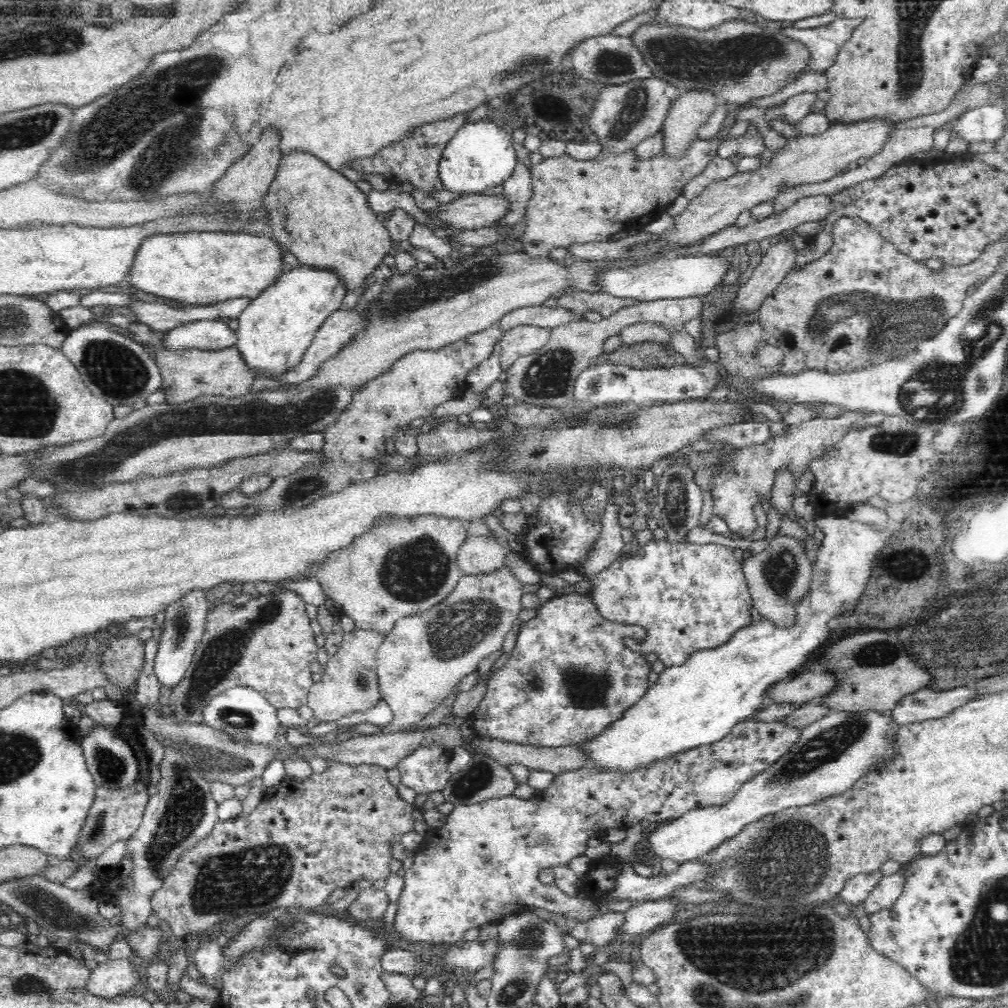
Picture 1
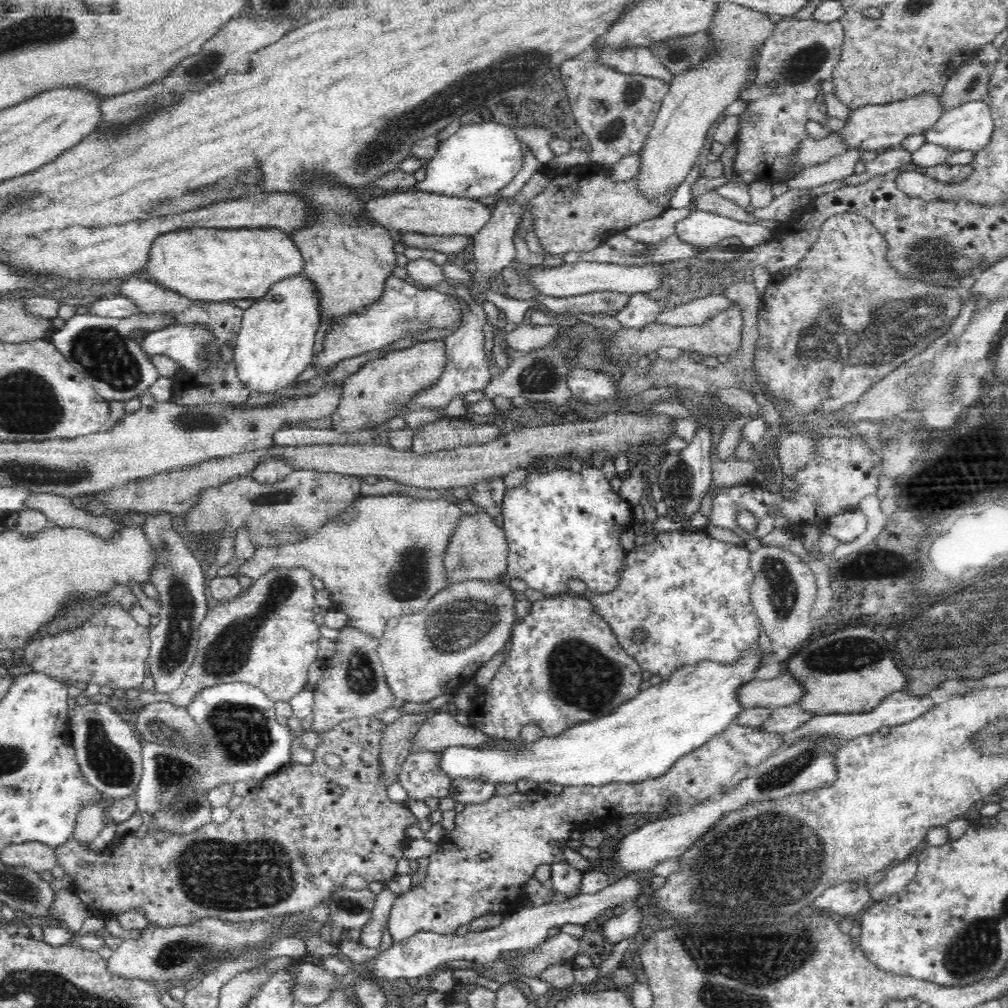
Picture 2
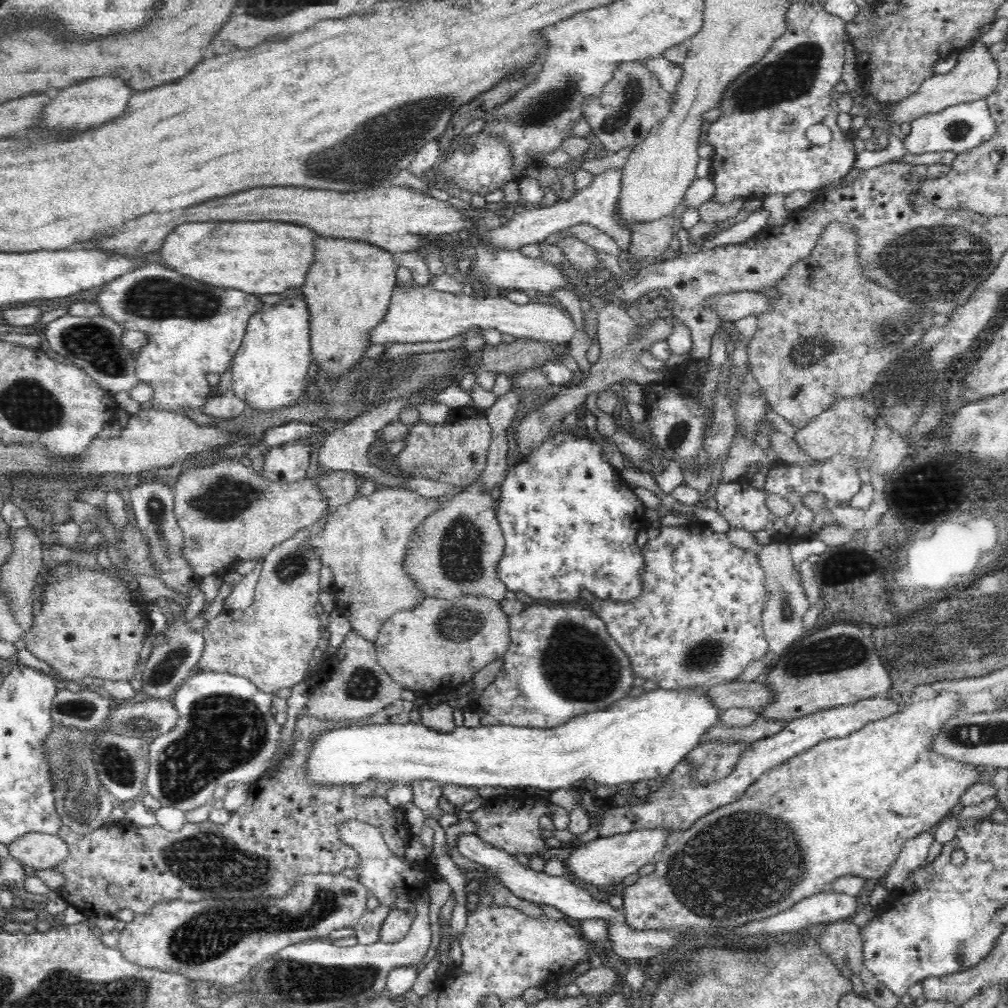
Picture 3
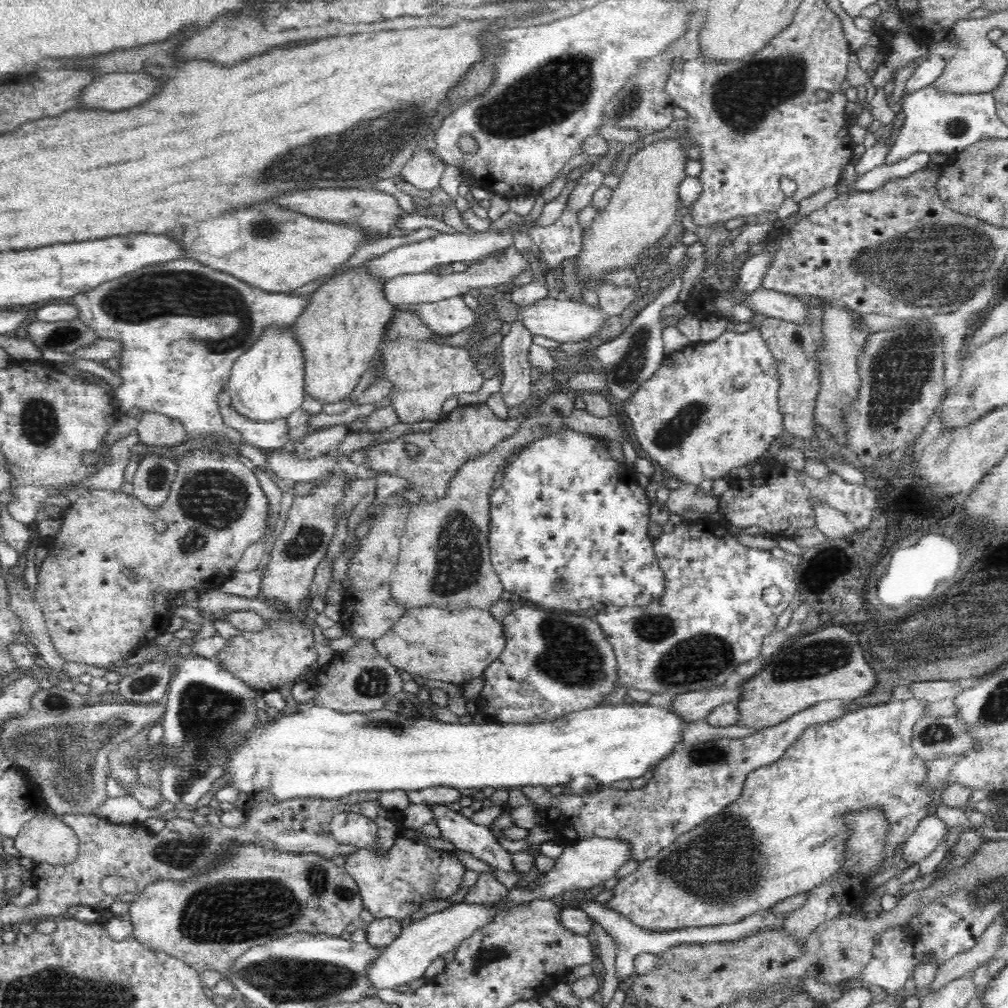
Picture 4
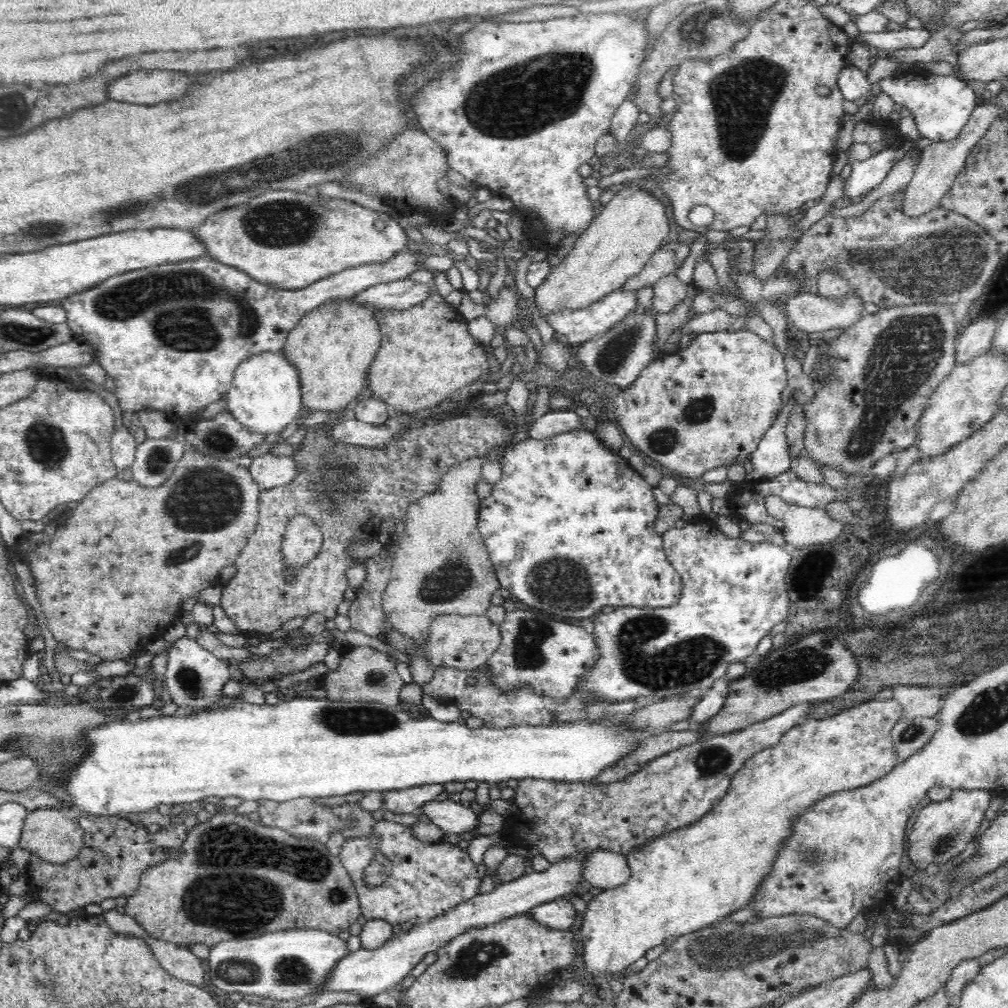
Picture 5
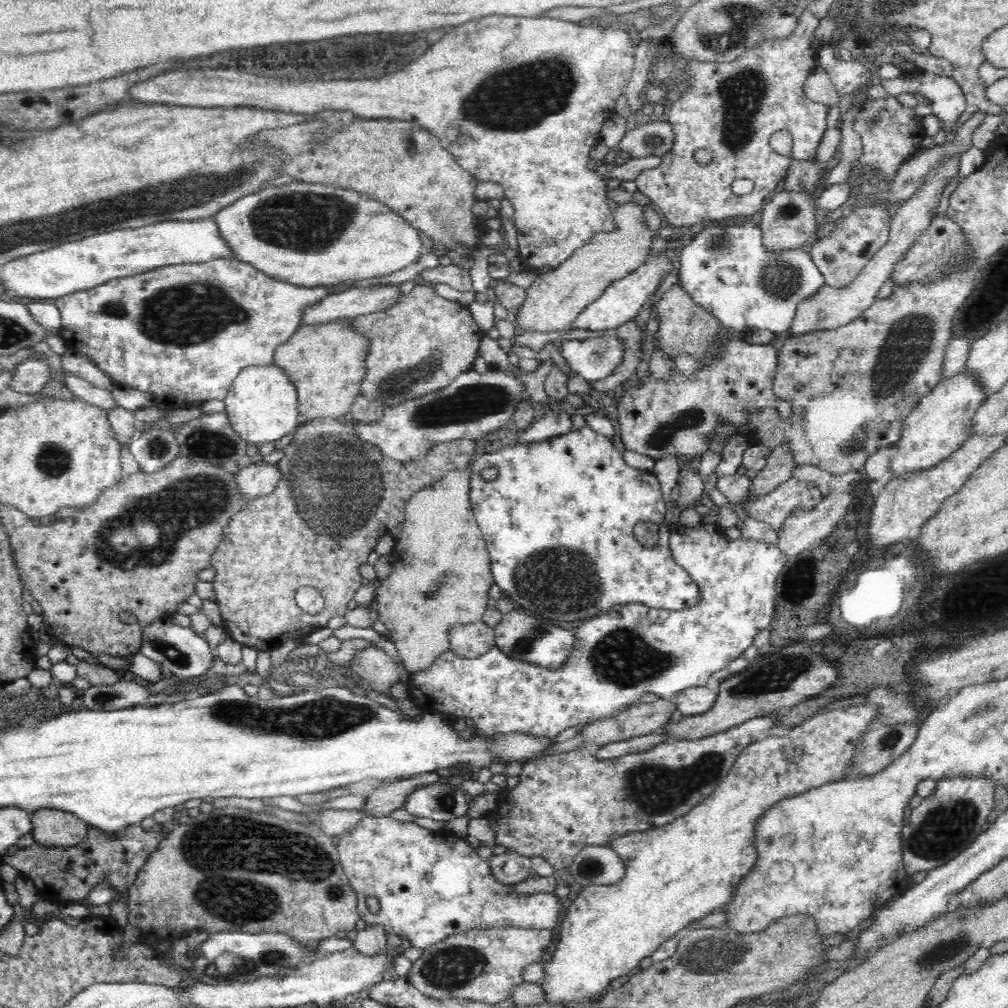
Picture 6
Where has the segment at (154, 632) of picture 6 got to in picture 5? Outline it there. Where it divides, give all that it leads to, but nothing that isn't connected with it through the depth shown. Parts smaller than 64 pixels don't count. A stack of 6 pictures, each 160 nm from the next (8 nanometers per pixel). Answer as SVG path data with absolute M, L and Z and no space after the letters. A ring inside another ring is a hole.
M182 636L168 644L162 638L147 644L145 651L155 656L160 656L162 652L166 654L167 667L164 679L169 692L167 700L179 706L178 713L189 715L230 703L230 699L222 695L221 691L224 684L231 678L229 663L204 649L196 639Z

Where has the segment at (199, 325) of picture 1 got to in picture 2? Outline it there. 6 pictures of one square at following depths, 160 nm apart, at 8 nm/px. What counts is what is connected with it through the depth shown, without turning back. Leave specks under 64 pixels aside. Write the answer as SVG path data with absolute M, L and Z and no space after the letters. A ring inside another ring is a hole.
M174 324L149 330L139 345L148 355L166 355L180 363L185 370L199 373L205 371L200 350L214 343L212 333L199 324Z

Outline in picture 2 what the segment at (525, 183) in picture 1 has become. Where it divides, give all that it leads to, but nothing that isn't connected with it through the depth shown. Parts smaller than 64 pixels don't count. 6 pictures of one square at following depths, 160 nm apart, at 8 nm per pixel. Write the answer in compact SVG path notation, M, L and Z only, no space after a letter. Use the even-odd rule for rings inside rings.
M513 198L507 201L502 201L492 212L490 220L486 223L480 232L473 234L473 252L475 261L472 265L472 279L473 283L470 292L474 298L486 302L486 293L490 290L488 288L488 280L490 276L498 276L501 270L504 270L508 264L514 260L516 251L512 238L516 232L516 226L521 222L522 213L524 212L525 205L520 203L513 203Z

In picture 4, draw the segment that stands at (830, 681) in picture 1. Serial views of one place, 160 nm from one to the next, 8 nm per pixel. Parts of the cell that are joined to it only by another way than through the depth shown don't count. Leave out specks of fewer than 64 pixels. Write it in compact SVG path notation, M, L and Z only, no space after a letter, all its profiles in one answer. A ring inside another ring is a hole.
M722 685L712 686L678 695L672 704L673 708L676 708L676 711L686 719L688 726L689 723L705 719L710 711L721 704L738 702L742 693L742 688L729 690Z

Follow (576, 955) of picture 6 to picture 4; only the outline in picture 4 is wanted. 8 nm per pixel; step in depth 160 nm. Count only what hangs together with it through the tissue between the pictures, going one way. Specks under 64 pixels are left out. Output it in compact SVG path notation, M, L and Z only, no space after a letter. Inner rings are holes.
M912 697L907 700L897 700L893 703L852 710L836 722L808 728L808 731L802 734L800 740L792 744L776 763L757 768L756 771L748 774L741 795L733 803L723 808L717 815L701 822L697 827L677 836L670 846L661 849L654 858L640 861L637 869L632 874L619 879L617 885L613 888L612 898L605 905L627 916L636 926L654 932L666 932L666 930L678 930L694 926L711 927L734 924L747 916L765 912L767 908L774 906L777 902L789 896L809 891L811 888L820 886L825 880L832 878L833 874L836 874L842 868L845 861L845 840L849 837L845 816L852 811L859 811L866 807L878 807L880 811L884 811L888 823L890 823L890 828L888 828L890 834L886 838L884 847L888 850L888 854L892 856L896 852L896 846L900 842L906 842L912 836L918 823L922 819L928 818L928 814L930 814L930 808L926 808L926 806L932 804L932 792L928 792L924 788L918 788L920 782L928 779L928 760L925 760L925 757L918 757L912 745L914 723L924 714L926 705L927 701L922 697Z

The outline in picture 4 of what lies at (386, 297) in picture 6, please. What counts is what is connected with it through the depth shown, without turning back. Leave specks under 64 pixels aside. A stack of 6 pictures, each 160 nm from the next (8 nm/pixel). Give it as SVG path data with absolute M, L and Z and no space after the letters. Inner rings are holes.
M510 247L506 249L506 258L504 262L496 262L492 258L488 260L484 257L484 262L478 264L472 262L469 269L464 272L453 272L451 274L440 275L432 271L421 272L418 274L404 274L394 276L385 284L385 296L390 304L424 304L429 302L438 302L446 298L452 298L456 295L463 295L472 289L480 289L480 286L496 286L496 284L506 284L510 282L512 276L516 276L520 270L528 268L528 262L522 255L516 254L516 249Z

